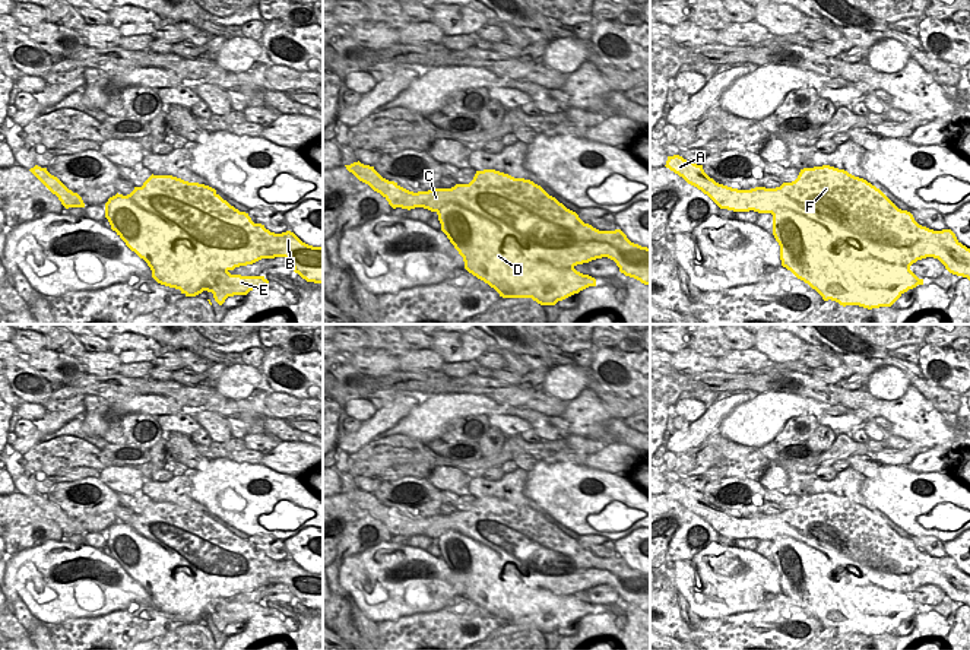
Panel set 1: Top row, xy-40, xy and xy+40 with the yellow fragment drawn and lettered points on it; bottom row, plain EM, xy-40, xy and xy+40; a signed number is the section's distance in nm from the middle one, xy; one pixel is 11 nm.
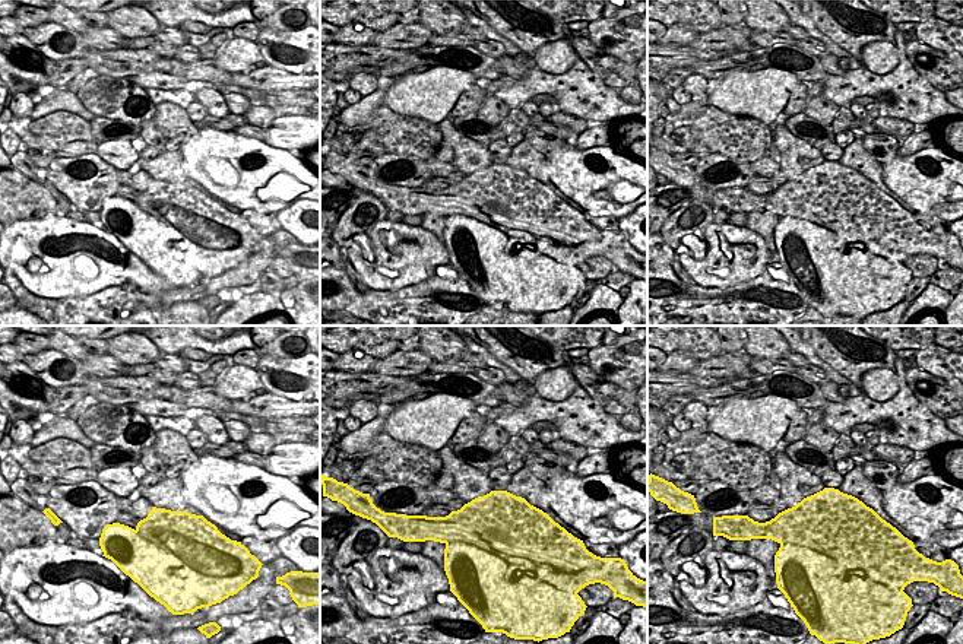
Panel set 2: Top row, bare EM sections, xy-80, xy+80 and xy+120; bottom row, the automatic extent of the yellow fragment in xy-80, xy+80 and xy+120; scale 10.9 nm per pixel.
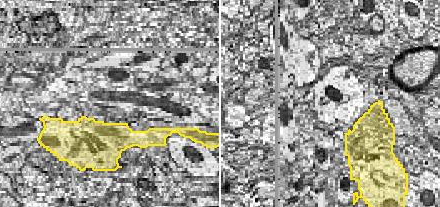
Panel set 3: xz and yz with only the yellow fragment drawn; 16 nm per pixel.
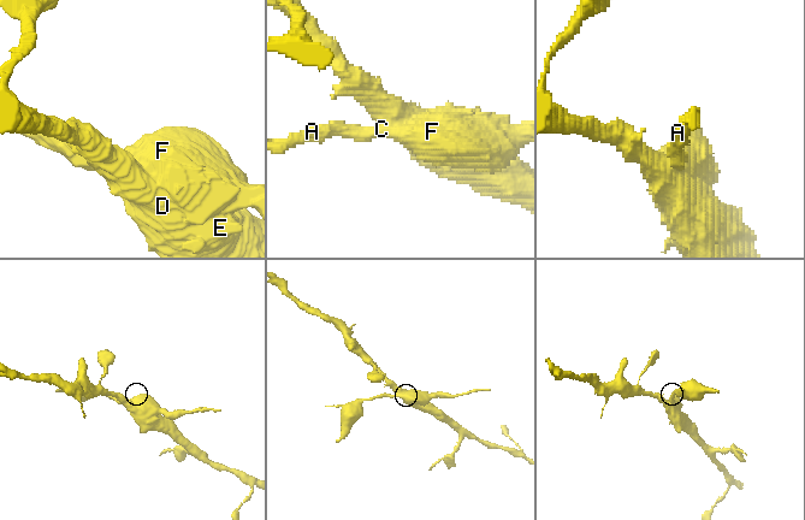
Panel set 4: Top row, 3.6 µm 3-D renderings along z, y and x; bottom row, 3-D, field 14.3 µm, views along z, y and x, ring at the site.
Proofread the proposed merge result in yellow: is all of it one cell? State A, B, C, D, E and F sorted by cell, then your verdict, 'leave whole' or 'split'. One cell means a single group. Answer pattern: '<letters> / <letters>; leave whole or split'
A B C F / D E; split

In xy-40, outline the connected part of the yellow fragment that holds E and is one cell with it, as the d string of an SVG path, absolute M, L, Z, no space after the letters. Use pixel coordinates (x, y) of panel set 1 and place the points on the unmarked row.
M127 523L110 524L105 545L126 573L148 590L158 611L180 616L186 624L207 618L222 632L228 624L269 615L264 603L231 602L212 576L191 570Z

